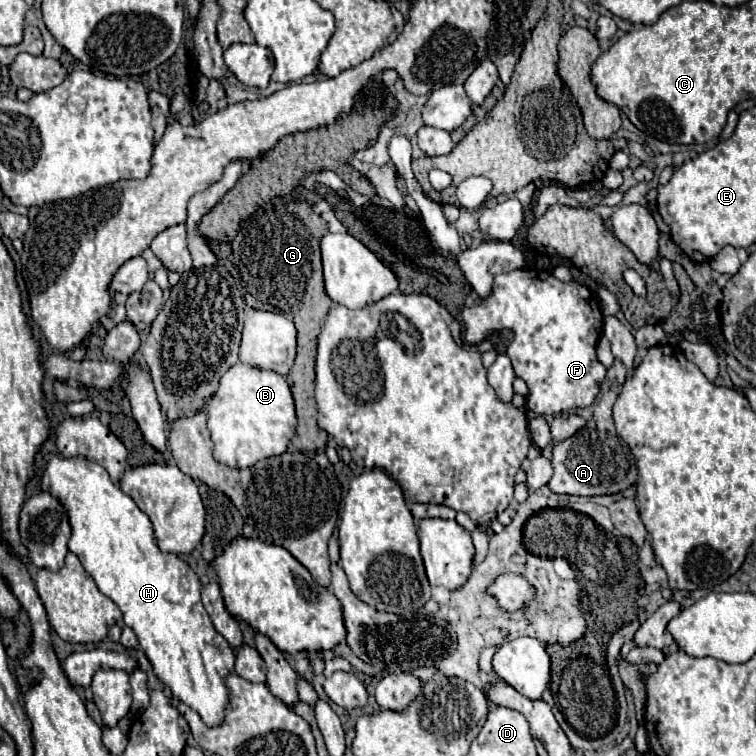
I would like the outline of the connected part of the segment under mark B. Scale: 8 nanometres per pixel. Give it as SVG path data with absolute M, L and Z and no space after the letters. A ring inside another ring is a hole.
M233 364L221 376L217 392L207 400L207 428L215 444L217 462L231 468L247 468L259 460L279 456L295 434L297 418L285 376L271 370L257 370L247 364Z

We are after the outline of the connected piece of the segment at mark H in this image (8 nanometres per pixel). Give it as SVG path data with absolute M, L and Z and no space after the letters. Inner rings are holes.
M47 452L47 454L45 454L45 472L43 472L41 480L39 480L39 490L41 490L41 492L49 492L49 494L65 508L65 514L67 514L69 524L71 524L71 530L73 530L71 540L69 540L69 550L81 560L85 572L95 580L97 588L99 588L105 596L109 596L109 598L121 608L125 624L127 624L129 628L133 628L133 632L137 634L139 644L141 644L141 648L145 650L145 654L147 654L147 658L149 658L149 662L151 662L153 672L157 674L157 678L161 678L161 682L171 690L171 694L173 694L175 698L179 698L181 702L189 704L193 710L197 710L197 712L201 714L201 718L205 720L205 724L209 724L209 726L221 724L221 720L223 720L223 716L225 716L225 706L227 706L227 700L229 700L229 692L227 692L227 688L225 688L225 676L233 670L235 654L233 654L233 650L229 648L227 640L213 628L213 624L211 624L211 620L209 620L209 616L207 616L207 612L205 612L205 608L203 608L203 604L201 604L201 582L199 582L197 574L195 574L183 560L179 560L175 554L163 554L163 552L157 548L155 536L153 536L153 526L151 526L149 518L137 508L137 504L135 504L127 494L121 492L121 488L119 488L115 482L111 482L111 478L109 478L109 474L105 472L105 468L101 468L97 462L93 462L93 460L85 458L85 456L61 458L61 456L53 454L53 452Z

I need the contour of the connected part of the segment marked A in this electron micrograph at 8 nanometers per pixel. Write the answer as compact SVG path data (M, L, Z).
M613 390L605 392L593 412L593 418L585 424L585 446L583 446L583 432L573 434L563 442L555 442L551 464L553 464L553 478L549 480L551 492L557 494L575 494L575 496L597 496L597 494L615 494L635 484L635 460L629 452L629 446L617 436L611 408L617 400Z

